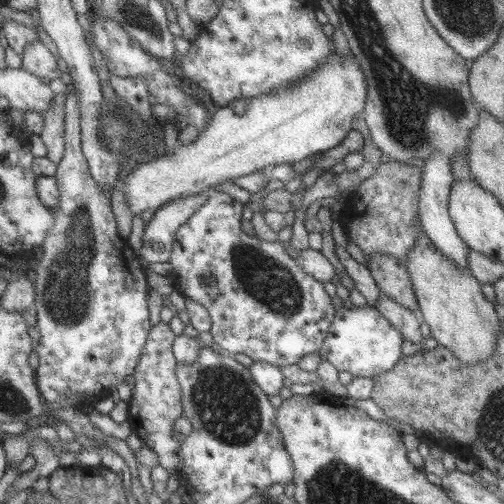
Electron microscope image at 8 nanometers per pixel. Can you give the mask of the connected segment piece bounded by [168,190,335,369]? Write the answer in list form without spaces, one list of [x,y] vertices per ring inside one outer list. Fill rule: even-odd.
[[[210,190],[199,210],[175,231],[168,260],[170,275],[183,298],[194,300],[209,313],[212,323],[209,333],[222,352],[231,356],[246,354],[251,361],[265,362],[280,369],[296,364],[306,354],[319,352],[335,311],[323,283],[303,272],[303,268],[285,253],[283,242],[267,244],[243,232],[240,227],[243,206],[231,195]]]

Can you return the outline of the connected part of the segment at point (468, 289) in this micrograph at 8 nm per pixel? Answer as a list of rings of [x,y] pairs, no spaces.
[[[423,230],[415,237],[415,245],[407,253],[407,272],[413,284],[414,296],[424,322],[437,345],[449,349],[466,366],[486,360],[495,349],[496,335],[500,332],[494,304],[487,302],[481,293],[481,285],[463,267],[457,267],[433,246]]]

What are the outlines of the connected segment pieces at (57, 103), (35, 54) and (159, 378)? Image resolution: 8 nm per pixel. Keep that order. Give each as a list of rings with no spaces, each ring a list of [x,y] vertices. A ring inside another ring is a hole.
[[[58,94],[54,99],[54,104],[44,116],[45,129],[41,133],[41,138],[47,148],[47,157],[59,164],[65,157],[66,150],[66,116],[65,108],[68,94]]]
[[[39,40],[29,44],[23,52],[22,67],[31,71],[33,74],[39,75],[44,80],[57,80],[61,78],[61,68],[59,68],[59,60],[55,54],[42,44]]]
[[[159,323],[150,329],[150,336],[142,351],[142,358],[136,366],[134,387],[128,400],[127,418],[130,430],[137,435],[141,444],[147,446],[157,455],[158,464],[170,473],[180,474],[183,462],[179,442],[173,441],[173,424],[182,416],[181,390],[175,379],[177,361],[172,356],[172,343],[176,338],[168,324]]]

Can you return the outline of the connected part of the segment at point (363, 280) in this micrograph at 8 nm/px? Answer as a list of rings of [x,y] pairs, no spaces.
[[[339,238],[339,241],[334,247],[334,253],[341,263],[341,266],[345,269],[345,274],[351,278],[354,286],[354,288],[350,290],[348,298],[353,307],[361,307],[367,304],[374,308],[374,303],[378,298],[380,290],[375,284],[369,269],[357,262],[357,260],[351,258],[344,247],[345,245]]]

